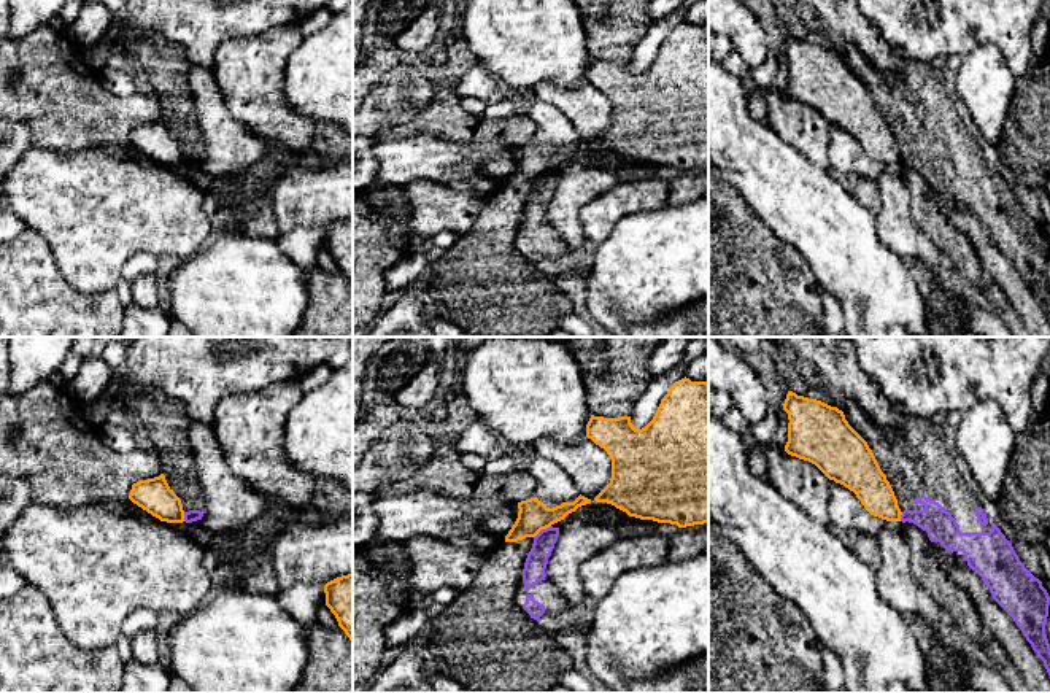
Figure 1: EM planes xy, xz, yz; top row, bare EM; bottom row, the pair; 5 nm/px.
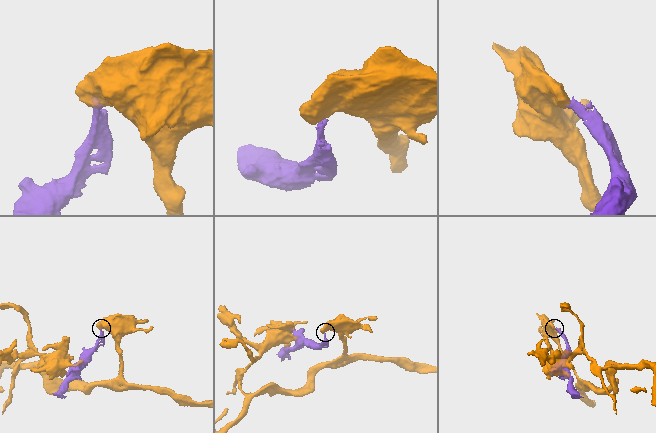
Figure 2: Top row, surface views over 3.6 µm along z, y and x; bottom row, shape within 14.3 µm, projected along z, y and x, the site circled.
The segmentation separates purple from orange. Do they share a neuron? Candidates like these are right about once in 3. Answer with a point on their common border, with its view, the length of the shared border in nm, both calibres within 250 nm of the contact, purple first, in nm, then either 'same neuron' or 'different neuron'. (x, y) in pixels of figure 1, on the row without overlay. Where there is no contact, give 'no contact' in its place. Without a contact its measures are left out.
xz (542, 174) | 110 nm | 110/160 nm | different neuron

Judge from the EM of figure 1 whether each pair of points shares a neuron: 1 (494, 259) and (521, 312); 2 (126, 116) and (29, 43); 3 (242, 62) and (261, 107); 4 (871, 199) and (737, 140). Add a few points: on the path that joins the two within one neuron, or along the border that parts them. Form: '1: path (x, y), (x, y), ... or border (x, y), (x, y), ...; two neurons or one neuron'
1: path (494, 272), (494, 285), (509, 299); one neuron
2: path (102, 116), (53, 67); one neuron
3: path (250, 73), (254, 96); one neuron
4: border (850, 194), (876, 215); two neurons

